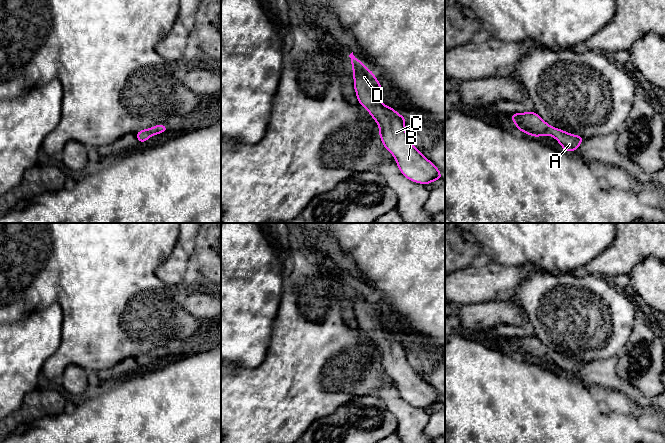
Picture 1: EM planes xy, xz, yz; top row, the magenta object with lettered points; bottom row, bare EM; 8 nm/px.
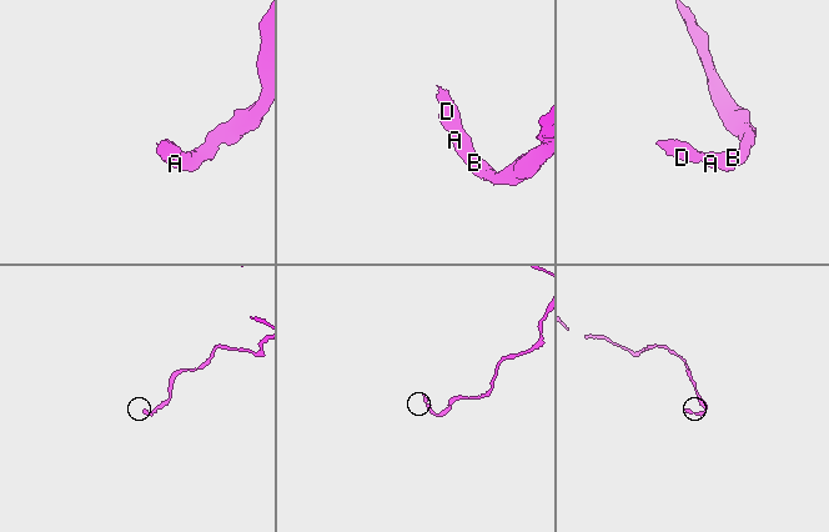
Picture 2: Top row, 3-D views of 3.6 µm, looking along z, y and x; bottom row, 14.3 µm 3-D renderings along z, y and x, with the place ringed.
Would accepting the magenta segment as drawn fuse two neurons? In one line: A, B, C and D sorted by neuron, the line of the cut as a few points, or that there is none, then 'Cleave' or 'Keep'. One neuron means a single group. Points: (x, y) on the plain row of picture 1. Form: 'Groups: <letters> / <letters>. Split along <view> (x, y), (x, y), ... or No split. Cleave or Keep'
Groups: A B C D. No split. Keep

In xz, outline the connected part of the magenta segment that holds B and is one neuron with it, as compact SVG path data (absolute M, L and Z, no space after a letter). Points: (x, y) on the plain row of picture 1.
M353 276L349 279L353 292L354 313L358 327L368 333L368 337L379 350L380 363L384 371L394 380L402 399L421 408L429 408L442 403L439 393L417 373L408 363L405 341L395 333L382 327L382 309Z

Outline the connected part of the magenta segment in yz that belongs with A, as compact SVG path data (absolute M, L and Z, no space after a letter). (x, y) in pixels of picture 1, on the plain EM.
M536 336L516 337L510 339L519 355L534 361L553 360L569 376L575 375L585 361L573 359L561 353L551 351Z

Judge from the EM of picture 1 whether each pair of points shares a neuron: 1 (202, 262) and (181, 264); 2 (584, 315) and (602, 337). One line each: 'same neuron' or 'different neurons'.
1: different neurons
2: same neuron

